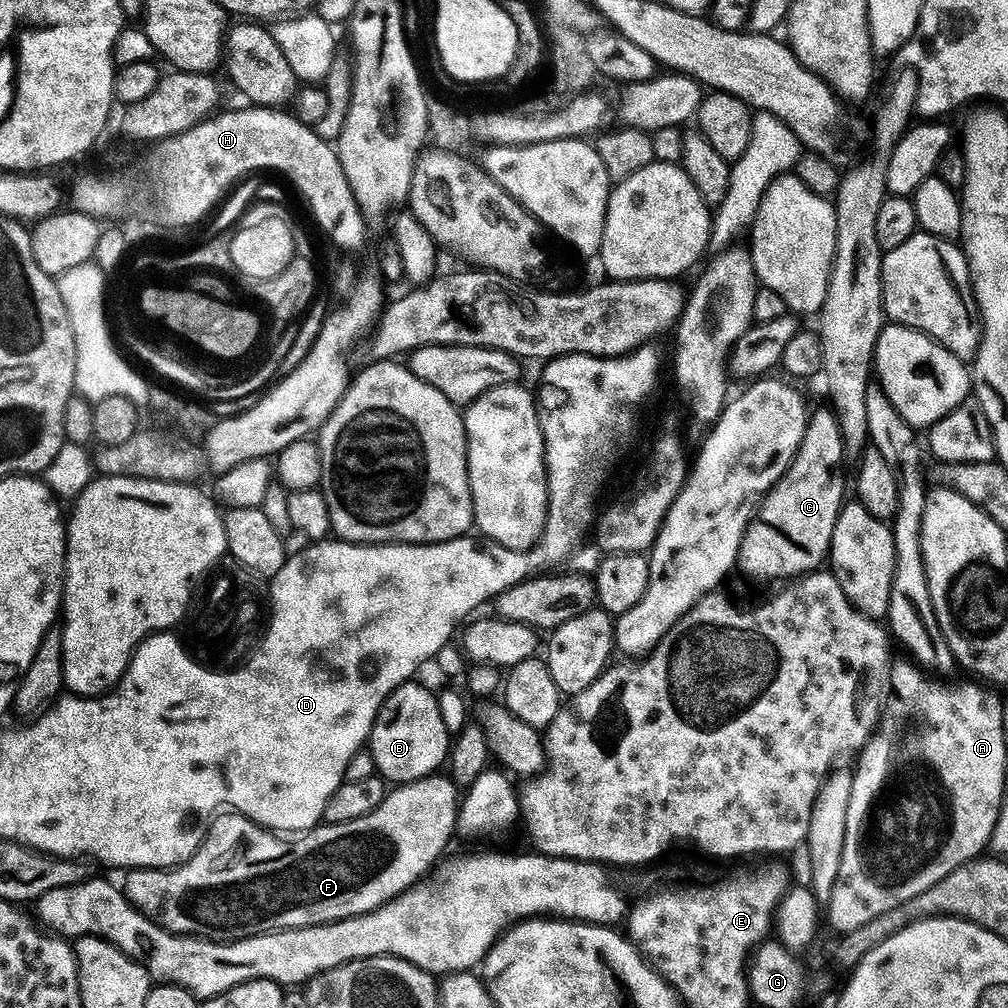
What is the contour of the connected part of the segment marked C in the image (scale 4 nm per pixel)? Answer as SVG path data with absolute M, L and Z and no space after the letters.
M831 407L820 408L811 413L808 421L808 429L806 430L806 438L802 438L802 446L798 450L798 454L794 458L794 462L790 466L790 470L782 477L780 481L769 492L763 504L760 505L758 519L748 527L748 533L744 536L744 541L740 547L740 556L738 559L738 568L745 572L752 580L780 580L779 582L787 582L795 580L797 576L807 576L809 572L814 572L825 567L826 561L829 559L832 551L832 539L834 538L834 530L838 526L838 518L840 511L844 509L846 497L844 497L844 432L840 429L842 420L837 416Z

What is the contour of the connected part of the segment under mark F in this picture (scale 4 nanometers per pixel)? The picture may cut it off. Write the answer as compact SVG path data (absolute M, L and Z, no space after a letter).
M437 774L435 776L427 776L425 780L415 780L412 784L401 784L399 786L393 787L388 795L386 802L382 804L374 812L374 814L366 814L366 818L358 818L358 822L342 822L341 824L330 824L325 823L323 826L314 828L310 832L305 832L303 834L297 835L295 838L285 838L283 835L277 834L275 832L268 831L267 828L263 828L261 824L255 824L253 820L248 820L246 817L241 816L239 812L232 810L227 814L229 816L224 816L225 814L220 814L211 821L210 827L205 835L204 844L198 850L198 854L194 854L194 858L190 858L190 862L185 864L180 864L177 868L146 868L143 870L132 870L127 873L128 881L123 881L122 887L128 894L129 900L136 905L137 908L148 913L152 919L160 923L163 928L169 928L172 932L177 932L179 936L202 936L205 938L243 938L245 936L261 936L267 932L285 932L291 928L313 928L319 924L333 924L339 920L349 920L355 916L364 916L368 912L374 912L377 908L381 908L384 904L389 904L391 900L396 900L398 897L403 896L405 892L417 887L421 883L420 880L436 863L440 860L440 855L448 848L448 843L452 840L452 835L455 837L458 832L458 825L460 823L460 807L462 805L462 792L458 787L456 781L448 774Z

